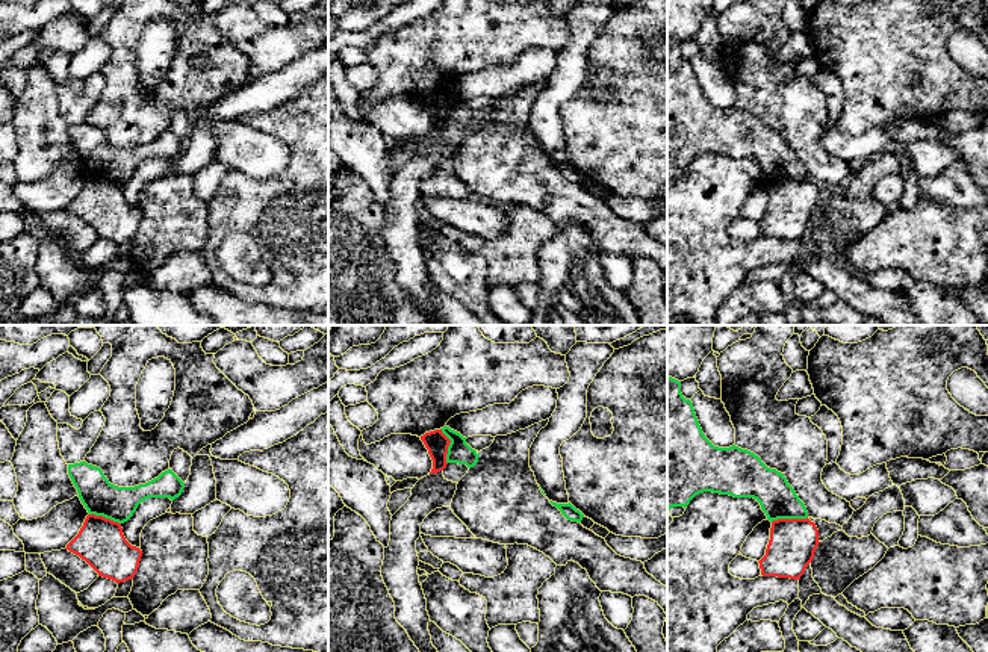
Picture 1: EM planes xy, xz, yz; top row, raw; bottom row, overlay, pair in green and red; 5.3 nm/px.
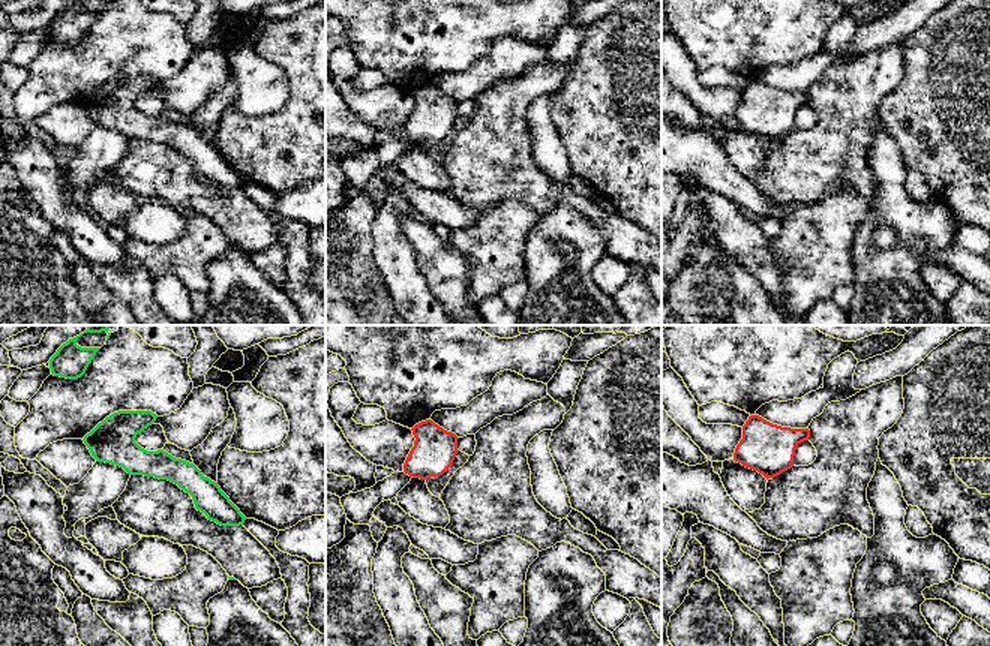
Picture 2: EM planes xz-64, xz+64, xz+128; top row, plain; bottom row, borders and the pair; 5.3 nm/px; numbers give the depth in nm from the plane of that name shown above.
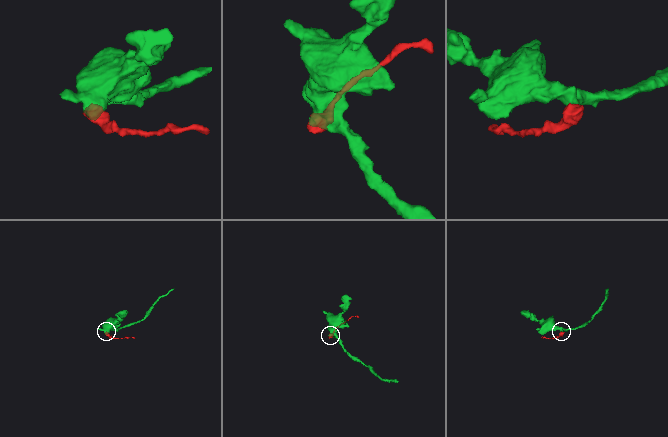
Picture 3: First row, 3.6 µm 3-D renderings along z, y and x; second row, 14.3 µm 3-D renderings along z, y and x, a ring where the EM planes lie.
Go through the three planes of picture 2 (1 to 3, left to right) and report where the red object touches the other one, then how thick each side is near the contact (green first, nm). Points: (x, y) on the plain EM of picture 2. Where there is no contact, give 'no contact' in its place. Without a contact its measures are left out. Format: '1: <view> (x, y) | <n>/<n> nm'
1: no contact
2: no contact
3: no contact

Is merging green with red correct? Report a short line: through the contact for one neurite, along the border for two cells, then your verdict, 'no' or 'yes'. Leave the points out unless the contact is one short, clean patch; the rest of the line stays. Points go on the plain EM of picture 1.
line yz (807, 177), (778, 179), (772, 183); no

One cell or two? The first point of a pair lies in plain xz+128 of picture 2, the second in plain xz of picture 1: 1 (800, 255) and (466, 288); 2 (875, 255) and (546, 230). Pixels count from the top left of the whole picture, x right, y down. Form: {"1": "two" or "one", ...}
{"1": "two", "2": "two"}

